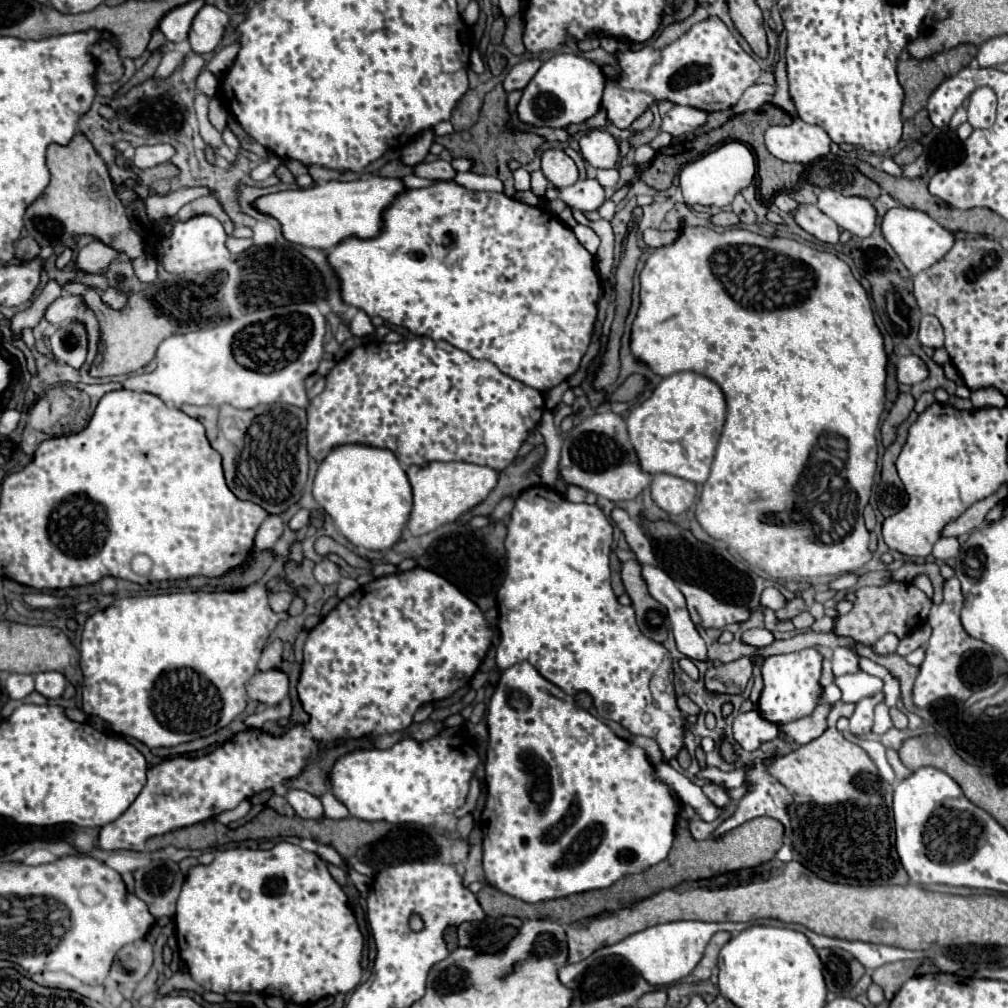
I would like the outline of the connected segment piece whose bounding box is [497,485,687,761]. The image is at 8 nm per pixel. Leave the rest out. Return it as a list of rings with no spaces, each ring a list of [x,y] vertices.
[[[545,485],[529,487],[517,497],[505,537],[507,573],[497,591],[501,631],[497,665],[499,669],[507,669],[519,661],[529,661],[547,681],[565,693],[575,695],[577,691],[587,691],[593,697],[599,717],[617,721],[633,735],[655,739],[663,759],[671,761],[683,749],[687,731],[687,721],[677,707],[677,695],[673,691],[671,657],[663,645],[647,639],[639,631],[633,607],[617,603],[609,571],[611,541],[611,521],[597,505],[571,503]]]

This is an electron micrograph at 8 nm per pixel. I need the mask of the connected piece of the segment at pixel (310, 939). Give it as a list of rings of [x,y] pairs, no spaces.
[[[289,841],[277,843],[269,851],[259,851],[245,847],[235,847],[217,852],[215,859],[209,865],[195,865],[187,871],[185,883],[181,887],[179,899],[177,899],[177,913],[175,913],[175,927],[177,927],[177,943],[181,959],[185,961],[193,981],[197,981],[205,991],[213,993],[229,993],[229,991],[243,991],[243,993],[261,993],[261,995],[277,995],[285,1001],[291,1001],[295,1005],[307,1005],[315,1003],[327,995],[337,993],[349,993],[353,991],[361,981],[361,953],[363,953],[363,935],[357,927],[357,921],[353,917],[353,911],[349,909],[347,895],[339,887],[339,883],[331,877],[325,861],[321,861],[315,853],[301,849],[299,845],[293,845]]]

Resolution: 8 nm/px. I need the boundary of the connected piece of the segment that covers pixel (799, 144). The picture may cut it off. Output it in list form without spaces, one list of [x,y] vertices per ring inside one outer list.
[[[793,119],[791,125],[773,125],[765,131],[769,153],[787,163],[809,165],[829,153],[829,135],[815,125]]]

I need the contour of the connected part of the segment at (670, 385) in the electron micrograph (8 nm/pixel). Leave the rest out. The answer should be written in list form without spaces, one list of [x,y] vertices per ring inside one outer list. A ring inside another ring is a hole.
[[[681,371],[665,377],[653,395],[627,417],[631,445],[645,473],[669,473],[693,483],[705,483],[715,447],[725,423],[725,397],[705,375]]]

